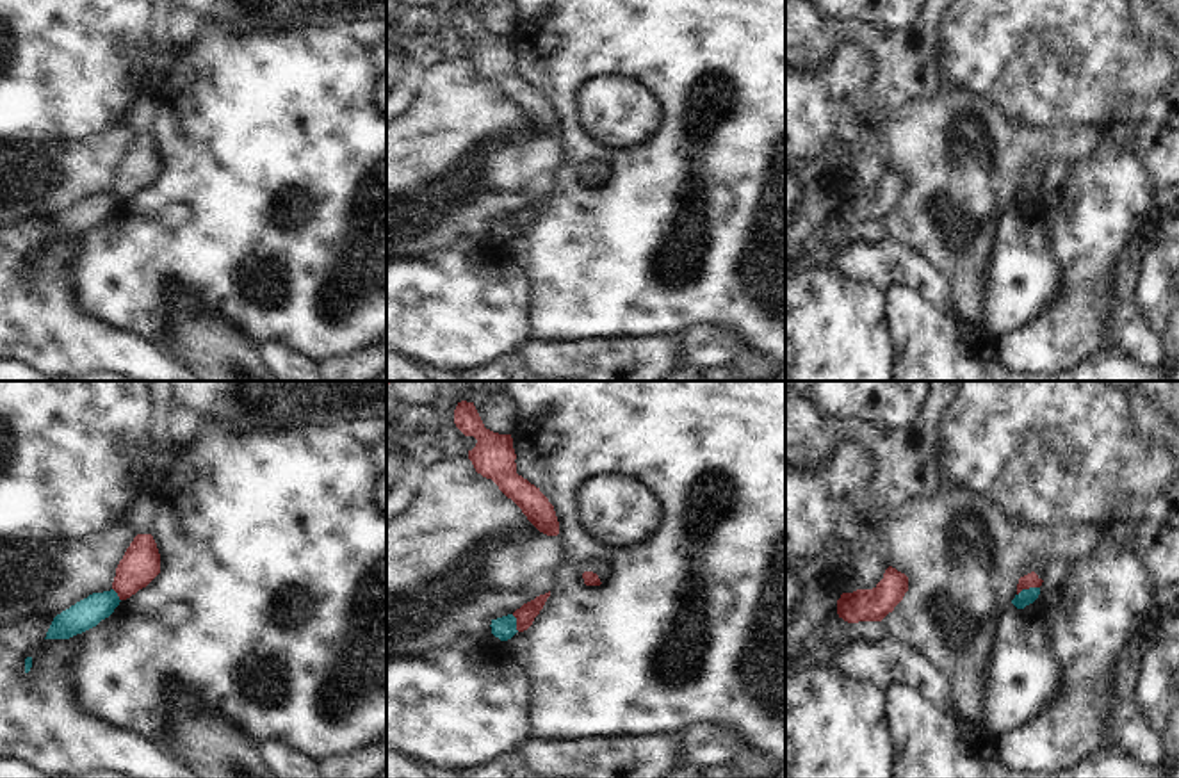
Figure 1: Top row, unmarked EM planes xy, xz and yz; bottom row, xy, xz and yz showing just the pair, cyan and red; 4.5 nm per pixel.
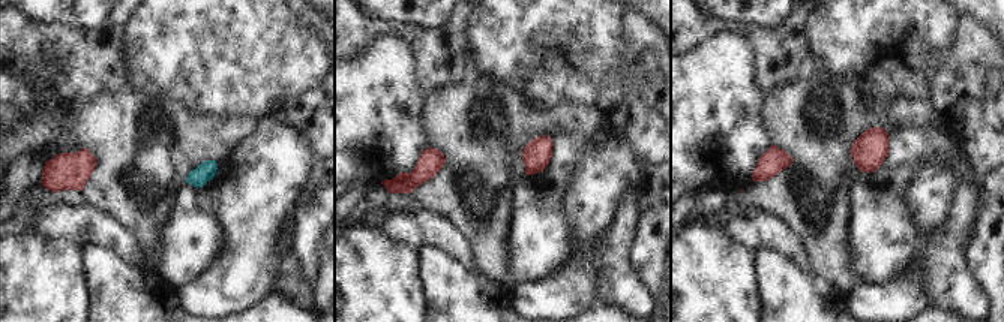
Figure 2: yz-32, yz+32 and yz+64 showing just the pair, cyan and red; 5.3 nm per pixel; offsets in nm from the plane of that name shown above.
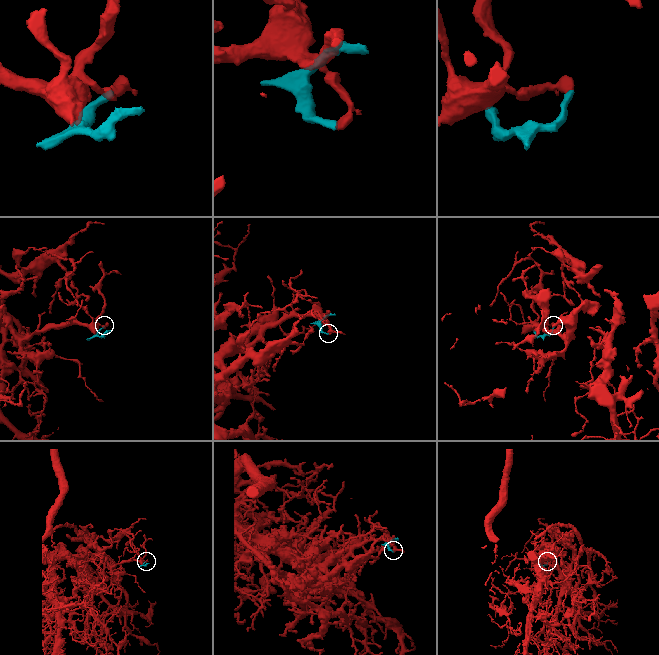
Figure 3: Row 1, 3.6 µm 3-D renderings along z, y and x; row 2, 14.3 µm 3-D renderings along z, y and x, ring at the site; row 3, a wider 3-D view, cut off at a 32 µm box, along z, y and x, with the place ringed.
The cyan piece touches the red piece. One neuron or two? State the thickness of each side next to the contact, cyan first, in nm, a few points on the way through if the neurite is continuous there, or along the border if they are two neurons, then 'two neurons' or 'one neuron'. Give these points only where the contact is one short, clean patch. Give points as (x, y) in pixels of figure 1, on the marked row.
70/70 nm | along yz (1039, 586), (1030, 586), (1017, 595) | two neurons

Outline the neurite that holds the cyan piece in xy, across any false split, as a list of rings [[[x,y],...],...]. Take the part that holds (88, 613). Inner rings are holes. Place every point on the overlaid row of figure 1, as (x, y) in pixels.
[[[114,589],[93,593],[57,614],[45,639],[69,639],[77,634],[82,634],[96,627],[102,620],[109,618],[119,602],[121,600]]]

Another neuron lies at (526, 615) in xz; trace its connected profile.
[[[550,591],[536,596],[534,600],[524,604],[520,609],[513,612],[513,616],[516,618],[518,632],[524,632],[533,625],[534,618],[540,614],[549,596],[550,596]]]

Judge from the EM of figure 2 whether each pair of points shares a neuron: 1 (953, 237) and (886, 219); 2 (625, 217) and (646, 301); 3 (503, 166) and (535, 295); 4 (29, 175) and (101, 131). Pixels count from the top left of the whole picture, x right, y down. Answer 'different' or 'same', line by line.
1: same
2: same
3: different
4: different

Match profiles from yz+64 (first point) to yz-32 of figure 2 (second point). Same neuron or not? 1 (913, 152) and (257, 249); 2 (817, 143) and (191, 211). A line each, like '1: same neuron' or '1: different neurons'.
1: different neurons
2: different neurons

